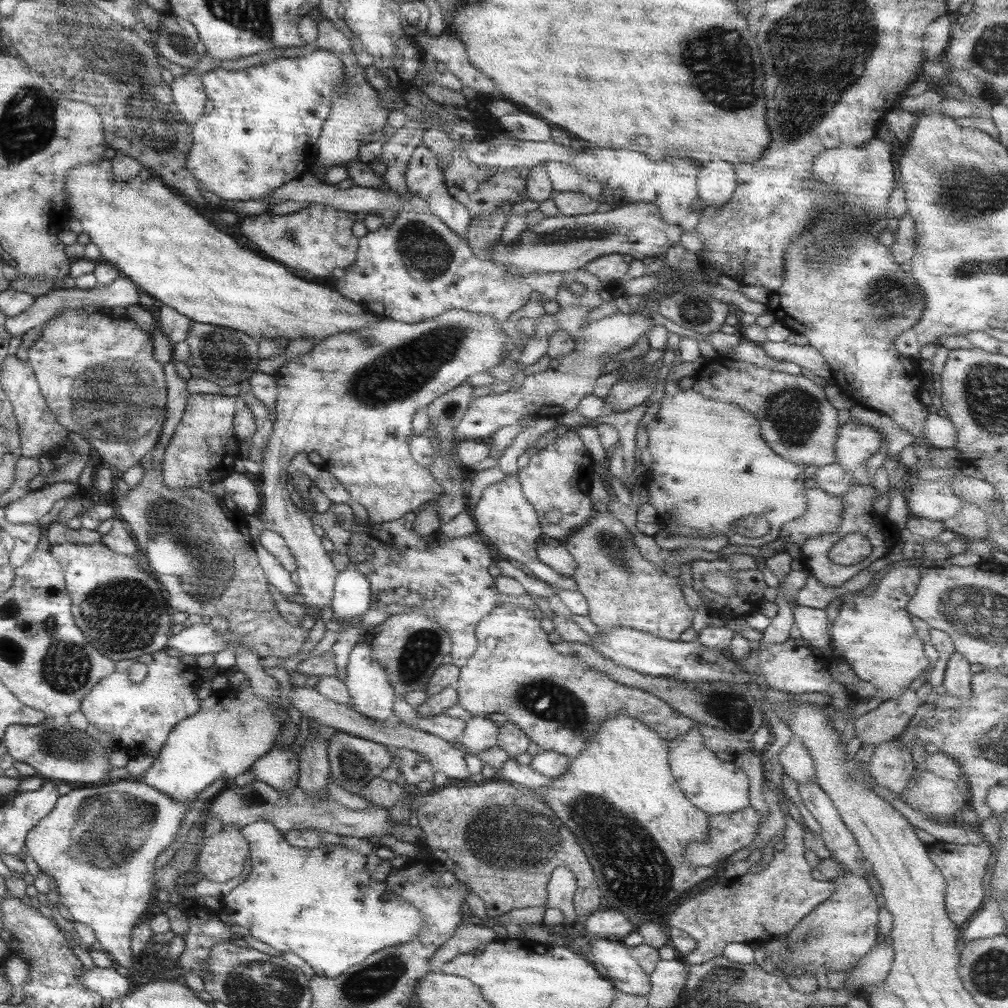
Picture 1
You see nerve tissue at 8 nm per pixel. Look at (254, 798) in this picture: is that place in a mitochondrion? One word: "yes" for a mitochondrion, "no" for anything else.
yes

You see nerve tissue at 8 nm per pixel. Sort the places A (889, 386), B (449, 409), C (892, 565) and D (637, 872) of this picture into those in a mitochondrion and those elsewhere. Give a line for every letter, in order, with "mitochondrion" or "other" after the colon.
A: other
B: mitochondrion
C: other
D: mitochondrion

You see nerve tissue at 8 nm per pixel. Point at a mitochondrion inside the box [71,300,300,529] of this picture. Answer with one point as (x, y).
(219, 355)

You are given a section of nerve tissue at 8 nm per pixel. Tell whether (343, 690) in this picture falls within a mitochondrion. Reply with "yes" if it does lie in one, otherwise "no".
no

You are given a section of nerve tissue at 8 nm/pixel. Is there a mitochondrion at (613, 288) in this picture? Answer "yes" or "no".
no

